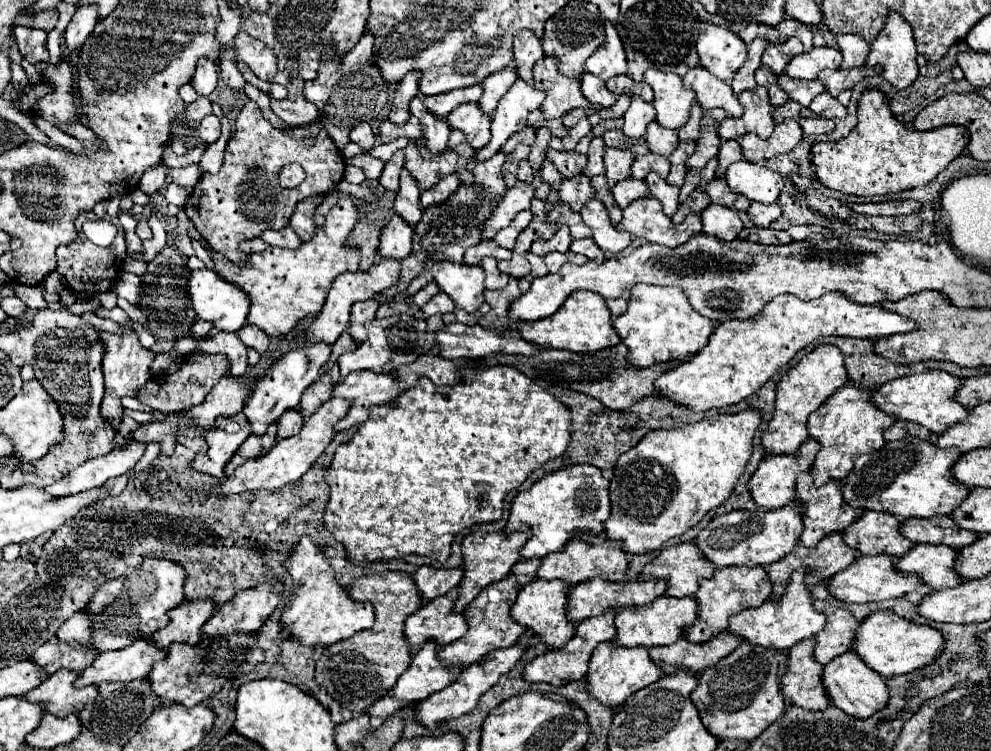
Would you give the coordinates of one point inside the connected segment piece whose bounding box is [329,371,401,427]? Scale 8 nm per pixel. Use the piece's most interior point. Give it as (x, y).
(363, 389)

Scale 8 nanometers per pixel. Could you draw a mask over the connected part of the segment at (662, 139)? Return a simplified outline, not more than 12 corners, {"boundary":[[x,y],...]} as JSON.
{"boundary":[[657,121],[647,127],[647,143],[653,153],[671,155],[679,145],[677,131]]}

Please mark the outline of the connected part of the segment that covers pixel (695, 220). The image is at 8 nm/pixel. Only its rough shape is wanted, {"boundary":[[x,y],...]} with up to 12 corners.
{"boundary":[[655,197],[623,209],[617,225],[651,243],[677,247],[701,233],[701,217],[673,223]]}

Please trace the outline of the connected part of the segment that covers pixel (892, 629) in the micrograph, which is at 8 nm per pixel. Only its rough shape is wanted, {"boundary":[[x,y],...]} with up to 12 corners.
{"boundary":[[877,611],[853,651],[885,679],[931,665],[945,637]]}

